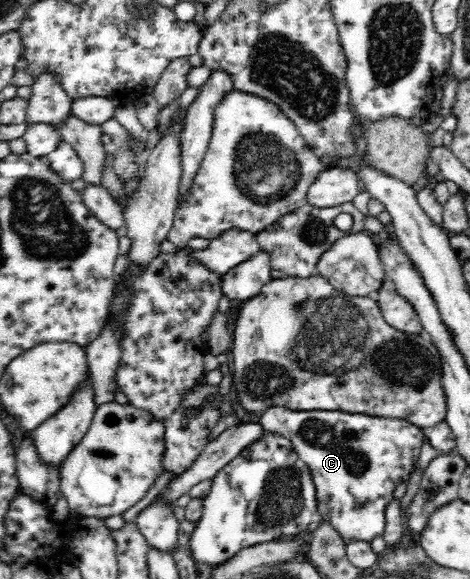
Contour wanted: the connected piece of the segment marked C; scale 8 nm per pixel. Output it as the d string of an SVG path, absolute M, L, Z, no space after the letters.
M271 407L262 414L261 426L291 441L295 454L310 470L317 499L317 521L319 525L329 523L345 546L351 541L371 543L385 530L385 511L393 500L393 491L400 482L408 483L411 474L417 470L421 447L426 439L422 428L403 419L350 412L294 411L287 408Z

